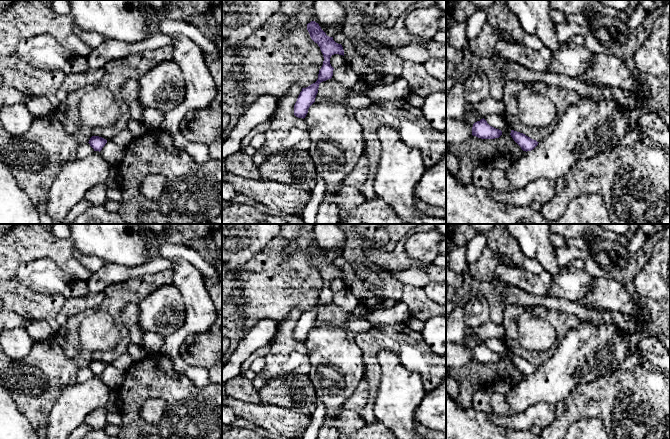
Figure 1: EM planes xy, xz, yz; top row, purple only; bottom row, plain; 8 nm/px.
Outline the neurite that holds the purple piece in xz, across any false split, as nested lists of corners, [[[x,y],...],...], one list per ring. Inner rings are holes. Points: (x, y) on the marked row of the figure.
[[[311,21],[307,24],[307,30],[311,39],[320,47],[324,61],[321,69],[319,70],[317,81],[306,88],[302,88],[302,91],[300,92],[294,105],[294,115],[303,119],[308,113],[309,107],[315,102],[319,84],[323,81],[331,79],[333,76],[334,68],[330,64],[331,56],[334,54],[344,56],[342,45],[336,43],[333,40],[333,37],[327,36],[318,23]]]

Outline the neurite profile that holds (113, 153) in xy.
[[[107,140],[107,143],[100,151],[100,154],[111,165],[111,167],[117,167],[122,162],[126,152],[126,147],[122,147],[112,140]]]

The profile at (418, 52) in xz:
[[[430,40],[426,43],[411,42],[401,47],[390,48],[405,61],[425,64],[430,60],[446,59],[446,44]]]

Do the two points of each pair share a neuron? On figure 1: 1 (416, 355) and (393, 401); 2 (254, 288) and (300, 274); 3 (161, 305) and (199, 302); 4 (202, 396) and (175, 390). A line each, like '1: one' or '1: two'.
1: two
2: one
3: two
4: one

